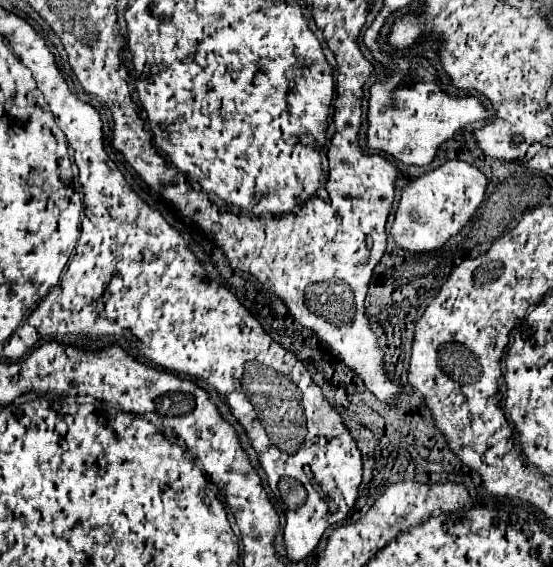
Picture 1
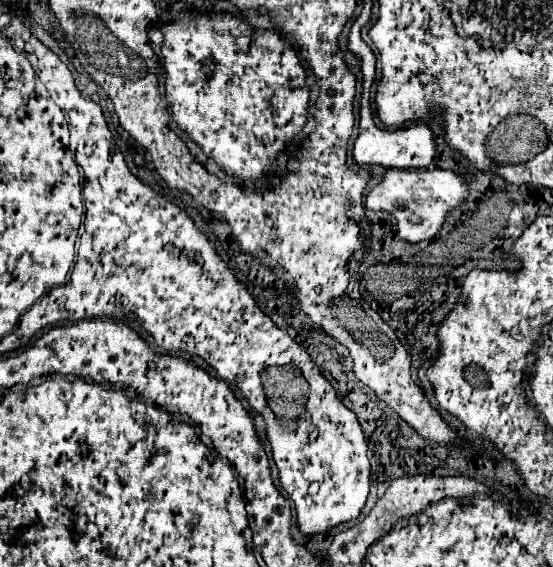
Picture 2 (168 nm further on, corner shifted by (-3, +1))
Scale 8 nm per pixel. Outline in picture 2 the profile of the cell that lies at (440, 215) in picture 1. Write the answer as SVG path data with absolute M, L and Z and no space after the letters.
M390 169L384 175L384 181L376 185L368 197L368 209L390 211L398 221L398 235L408 243L420 243L432 239L444 225L448 213L460 207L470 195L470 185L466 177L450 169L432 169L432 171L400 171Z

